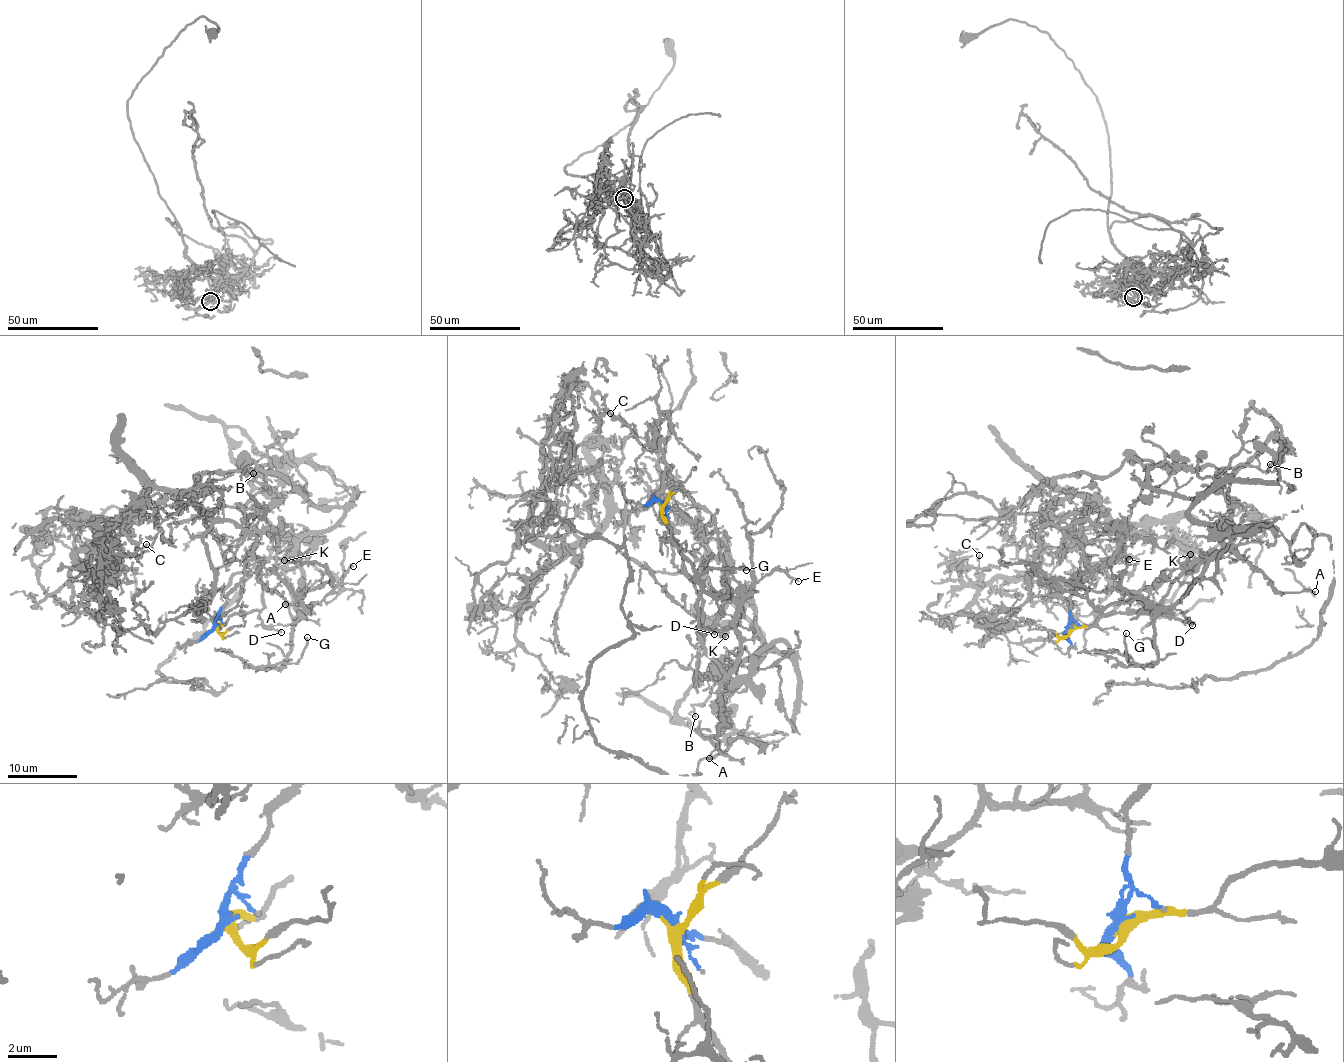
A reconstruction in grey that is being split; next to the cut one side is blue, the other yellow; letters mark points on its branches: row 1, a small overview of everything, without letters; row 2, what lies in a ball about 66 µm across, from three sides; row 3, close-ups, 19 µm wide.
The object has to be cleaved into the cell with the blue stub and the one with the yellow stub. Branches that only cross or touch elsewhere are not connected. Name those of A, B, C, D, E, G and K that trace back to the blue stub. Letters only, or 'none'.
C, K

